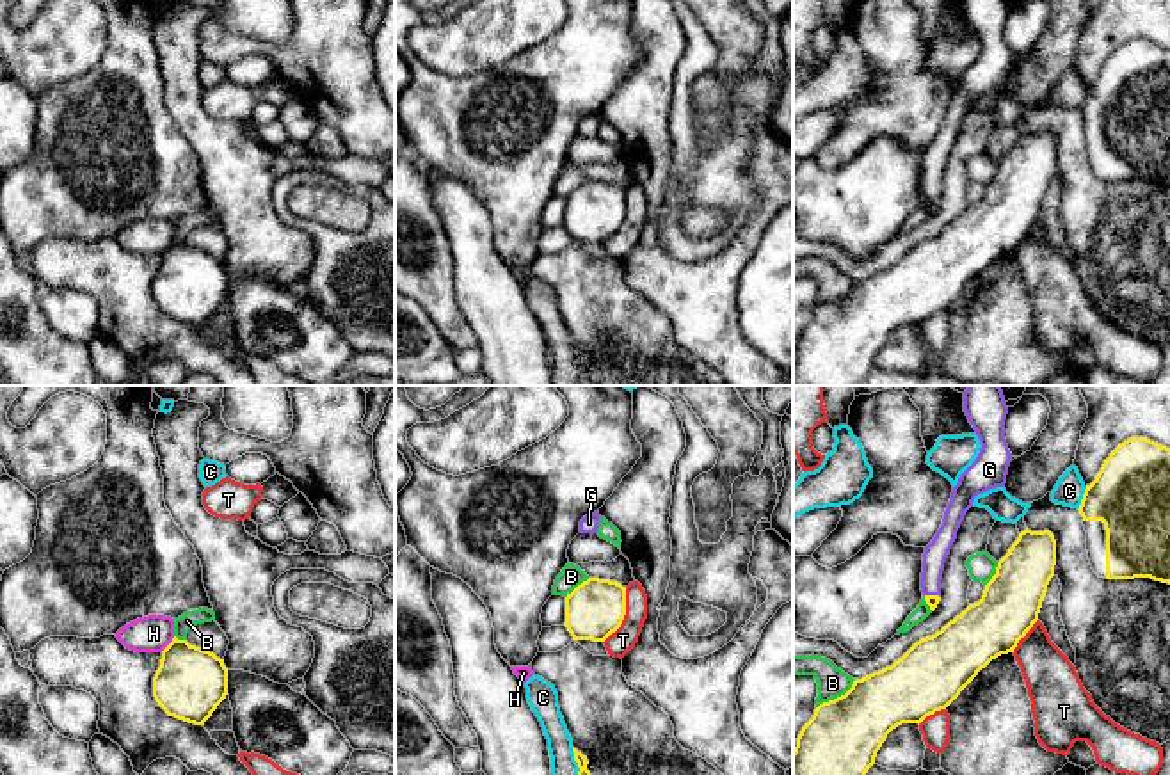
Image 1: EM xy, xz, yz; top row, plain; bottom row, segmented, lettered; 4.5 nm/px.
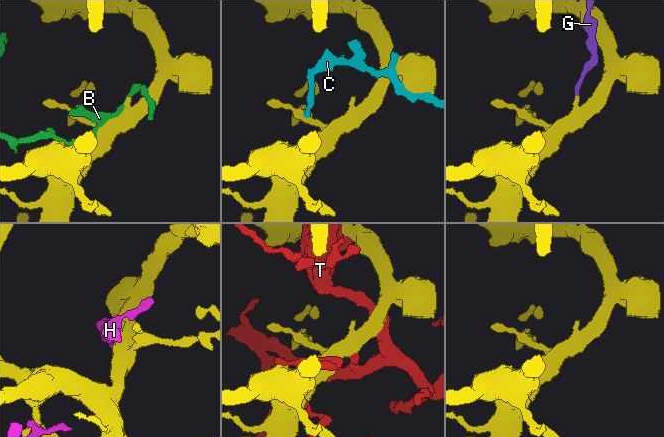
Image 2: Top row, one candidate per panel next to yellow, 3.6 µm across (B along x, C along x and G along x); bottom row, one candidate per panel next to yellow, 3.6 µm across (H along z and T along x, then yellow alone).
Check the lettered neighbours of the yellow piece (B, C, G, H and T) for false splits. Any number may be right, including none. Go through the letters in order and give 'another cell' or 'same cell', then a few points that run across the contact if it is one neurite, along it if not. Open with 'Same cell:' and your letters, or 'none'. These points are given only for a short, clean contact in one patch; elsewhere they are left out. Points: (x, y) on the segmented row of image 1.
Same cell: G
B: another cell
C: another cell
G: same cell; line yz (932, 601), (932, 596), (932, 560), (936, 553)
H: another cell
T: another cell

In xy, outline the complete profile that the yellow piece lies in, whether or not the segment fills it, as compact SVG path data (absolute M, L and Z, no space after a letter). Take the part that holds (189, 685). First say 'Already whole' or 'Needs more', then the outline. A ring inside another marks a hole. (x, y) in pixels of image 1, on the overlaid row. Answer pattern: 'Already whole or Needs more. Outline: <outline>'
Already whole. Outline: M174 636L162 651L160 667L153 677L153 697L158 706L169 716L204 725L226 695L224 659Z

